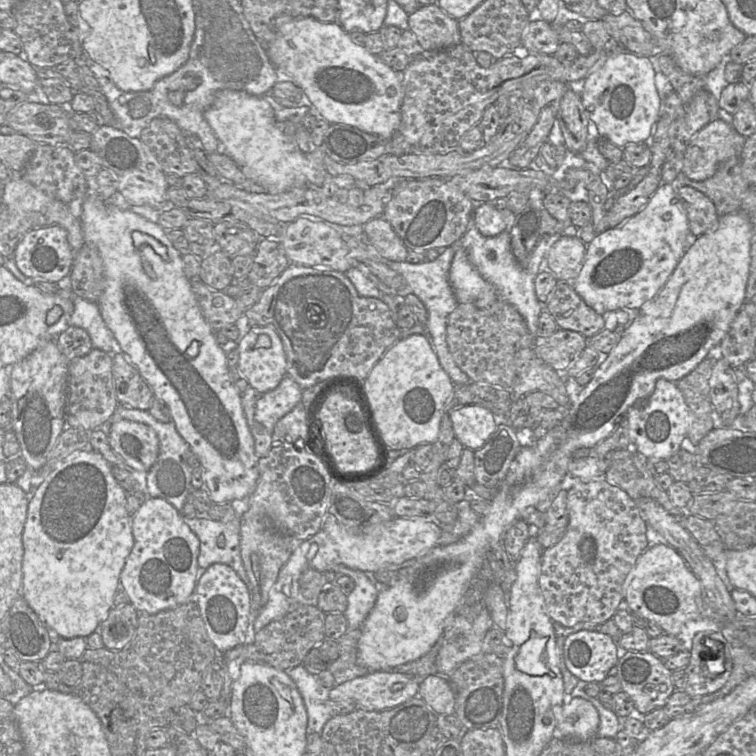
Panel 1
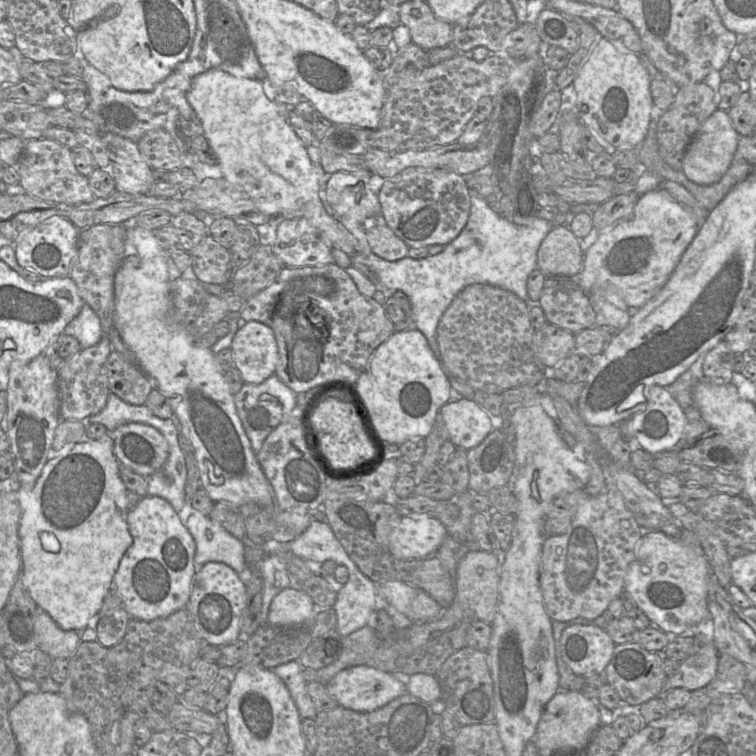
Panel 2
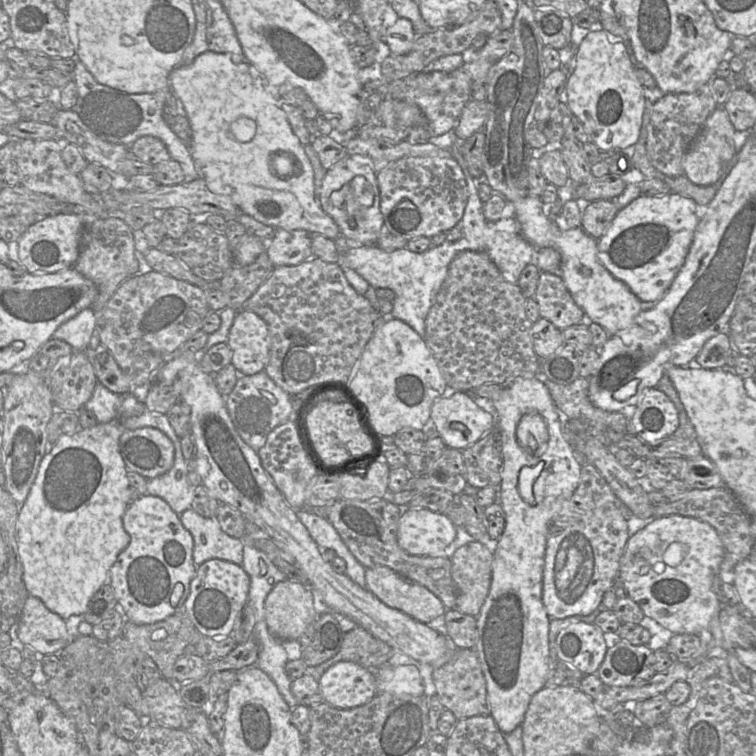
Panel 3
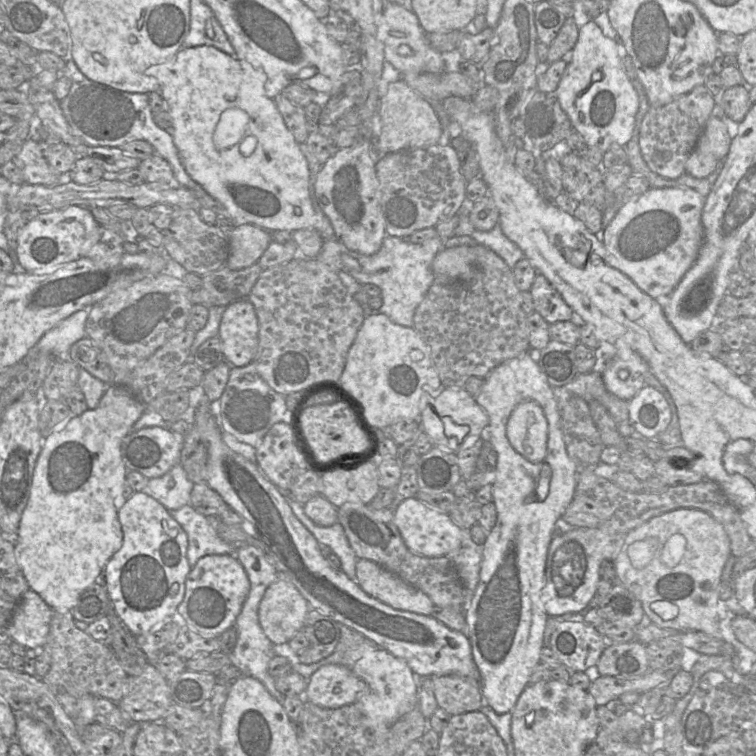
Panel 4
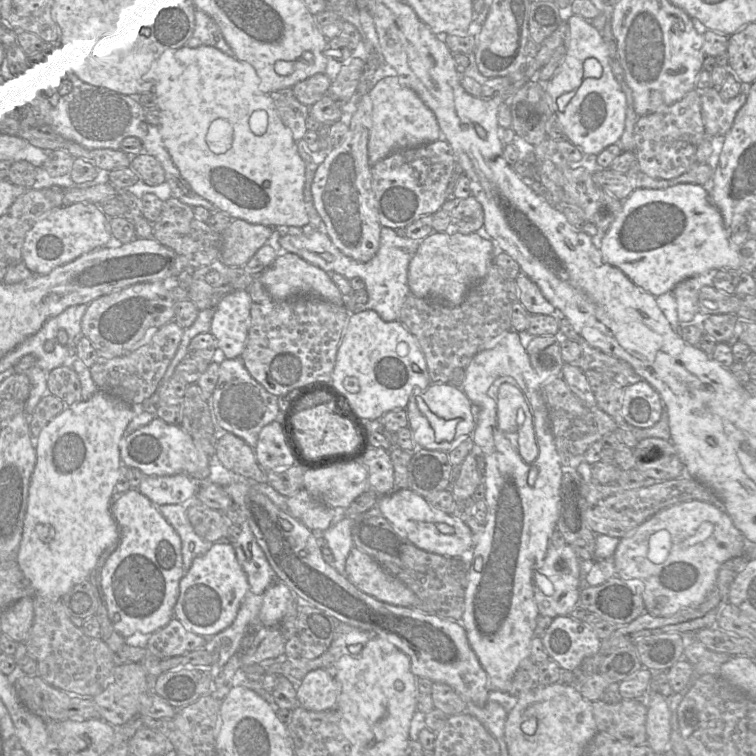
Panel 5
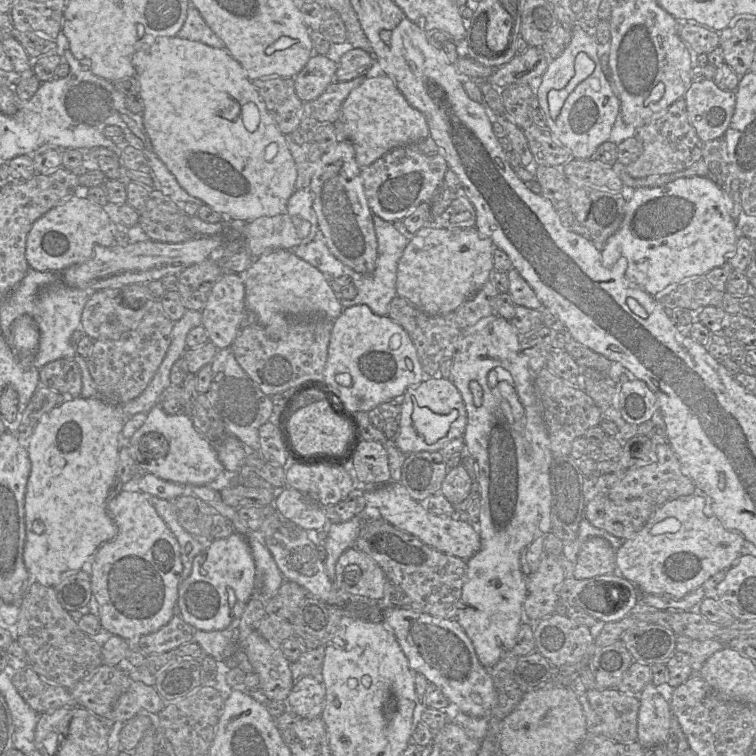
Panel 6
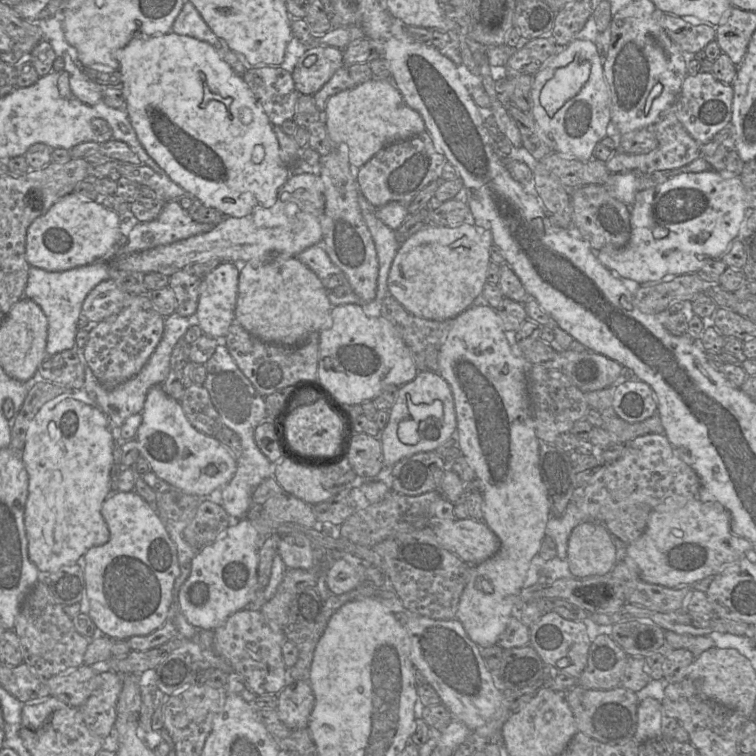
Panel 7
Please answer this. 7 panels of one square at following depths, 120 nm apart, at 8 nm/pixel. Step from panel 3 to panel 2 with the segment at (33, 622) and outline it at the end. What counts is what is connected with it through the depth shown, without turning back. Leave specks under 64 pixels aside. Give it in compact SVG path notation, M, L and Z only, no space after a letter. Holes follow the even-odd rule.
M36 607L34 630L38 649L52 659L71 658L80 643L80 633L76 630L64 631L43 609Z

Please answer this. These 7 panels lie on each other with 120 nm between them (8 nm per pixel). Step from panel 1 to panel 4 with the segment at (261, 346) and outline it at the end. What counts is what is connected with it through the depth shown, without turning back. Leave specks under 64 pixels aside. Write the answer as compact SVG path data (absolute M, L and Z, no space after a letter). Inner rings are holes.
M245 298L225 307L218 337L225 360L235 367L253 362L259 344L259 322L251 302Z

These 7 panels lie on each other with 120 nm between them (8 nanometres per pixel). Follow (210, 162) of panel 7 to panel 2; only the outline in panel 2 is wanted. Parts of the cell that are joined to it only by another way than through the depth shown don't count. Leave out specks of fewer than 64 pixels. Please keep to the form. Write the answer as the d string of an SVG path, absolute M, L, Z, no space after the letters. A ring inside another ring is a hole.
M211 68L199 75L197 75L191 84L191 87L187 93L187 100L194 109L197 117L199 118L202 128L204 130L204 136L207 138L211 148L216 154L218 165L223 173L223 177L232 185L239 188L249 195L253 200L256 207L265 215L270 217L271 220L280 221L280 219L292 219L292 218L306 218L314 227L320 229L325 233L328 239L331 241L333 247L339 248L349 257L359 253L359 242L357 239L344 227L344 225L334 217L334 214L330 214L324 207L321 199L319 198L319 179L316 174L316 166L311 161L307 154L306 146L301 139L294 132L290 123L280 114L278 110L278 102L270 100L264 93L263 82L259 79L249 79L245 77L235 76L227 71Z

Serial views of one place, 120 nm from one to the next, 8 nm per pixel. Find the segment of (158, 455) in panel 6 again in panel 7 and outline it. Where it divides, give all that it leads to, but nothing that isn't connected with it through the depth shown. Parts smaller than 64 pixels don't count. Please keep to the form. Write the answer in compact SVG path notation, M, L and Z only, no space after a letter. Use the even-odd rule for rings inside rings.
M161 385L151 387L147 393L142 422L135 439L139 445L140 456L144 457L152 471L173 488L193 496L208 496L215 489L223 487L232 479L236 471L236 460L228 448L215 437L207 436L194 428L187 419L180 401L168 397Z

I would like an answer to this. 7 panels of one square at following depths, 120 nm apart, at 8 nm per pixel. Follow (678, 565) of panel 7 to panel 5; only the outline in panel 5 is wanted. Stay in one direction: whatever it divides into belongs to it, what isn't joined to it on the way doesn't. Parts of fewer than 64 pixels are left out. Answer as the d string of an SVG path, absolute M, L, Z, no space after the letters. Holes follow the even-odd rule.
M699 500L666 507L620 538L613 555L615 573L641 585L645 612L669 616L705 601L721 566L744 555L744 536L723 508Z

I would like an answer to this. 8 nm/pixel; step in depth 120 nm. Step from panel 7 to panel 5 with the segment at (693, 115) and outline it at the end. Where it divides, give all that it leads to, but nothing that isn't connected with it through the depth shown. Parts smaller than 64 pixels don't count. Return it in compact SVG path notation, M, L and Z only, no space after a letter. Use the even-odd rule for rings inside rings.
M741 84L740 94L728 101L720 97L718 88L714 86L699 90L704 129L708 137L725 137L731 129L738 111L747 100L751 85Z

